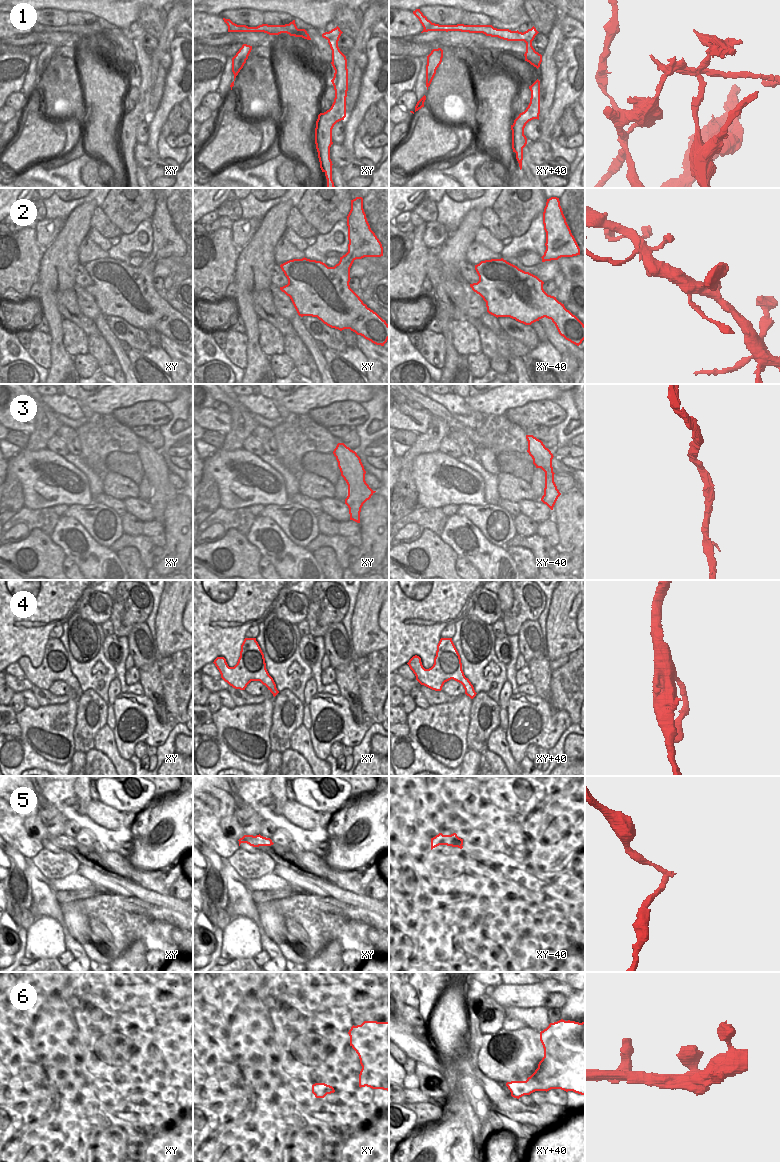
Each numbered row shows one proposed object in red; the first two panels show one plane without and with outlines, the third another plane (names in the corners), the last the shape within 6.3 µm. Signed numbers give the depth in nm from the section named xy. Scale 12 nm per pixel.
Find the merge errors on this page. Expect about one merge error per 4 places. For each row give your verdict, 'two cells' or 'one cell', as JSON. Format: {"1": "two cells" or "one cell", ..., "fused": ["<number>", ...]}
{"1": "one cell", "2": "one cell", "3": "one cell", "4": "one cell", "5": "two cells", "6": "one cell", "fused": ["5"]}

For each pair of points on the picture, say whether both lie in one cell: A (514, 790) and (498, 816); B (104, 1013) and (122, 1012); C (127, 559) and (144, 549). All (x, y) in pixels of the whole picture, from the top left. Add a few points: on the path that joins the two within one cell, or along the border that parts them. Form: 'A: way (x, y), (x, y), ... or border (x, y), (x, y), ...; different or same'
A: border (491, 802), (509, 813); different
B: border (105, 998), (112, 1017); different
C: border (116, 552), (126, 547), (134, 547), (147, 569); different

